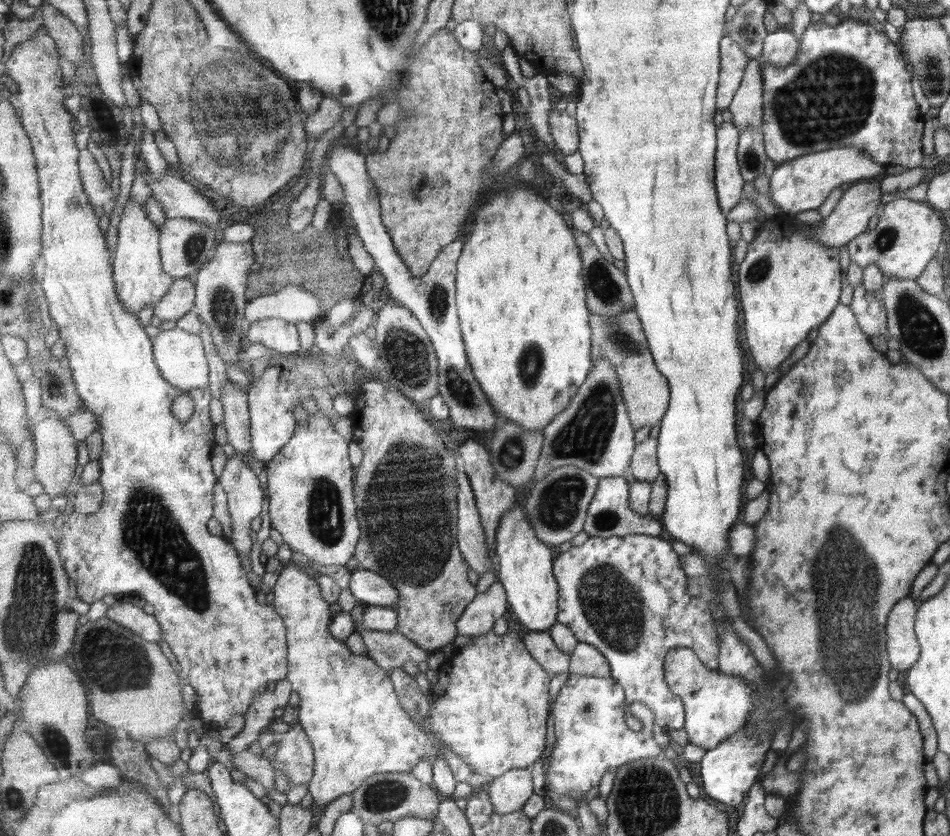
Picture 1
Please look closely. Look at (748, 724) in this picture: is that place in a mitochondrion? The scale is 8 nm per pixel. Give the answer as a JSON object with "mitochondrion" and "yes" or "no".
{"mitochondrion":"no"}

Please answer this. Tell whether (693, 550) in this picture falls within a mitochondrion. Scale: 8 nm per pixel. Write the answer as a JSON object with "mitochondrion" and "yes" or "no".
{"mitochondrion":"no"}

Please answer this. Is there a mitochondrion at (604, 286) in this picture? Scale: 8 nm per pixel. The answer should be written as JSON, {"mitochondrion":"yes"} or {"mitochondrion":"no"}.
{"mitochondrion":"yes"}

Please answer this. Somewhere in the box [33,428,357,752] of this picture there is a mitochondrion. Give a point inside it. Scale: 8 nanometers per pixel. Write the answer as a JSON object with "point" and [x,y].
{"point":[150,533]}

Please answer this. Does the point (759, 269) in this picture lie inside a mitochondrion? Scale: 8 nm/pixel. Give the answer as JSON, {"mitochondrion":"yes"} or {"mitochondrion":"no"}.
{"mitochondrion":"yes"}

